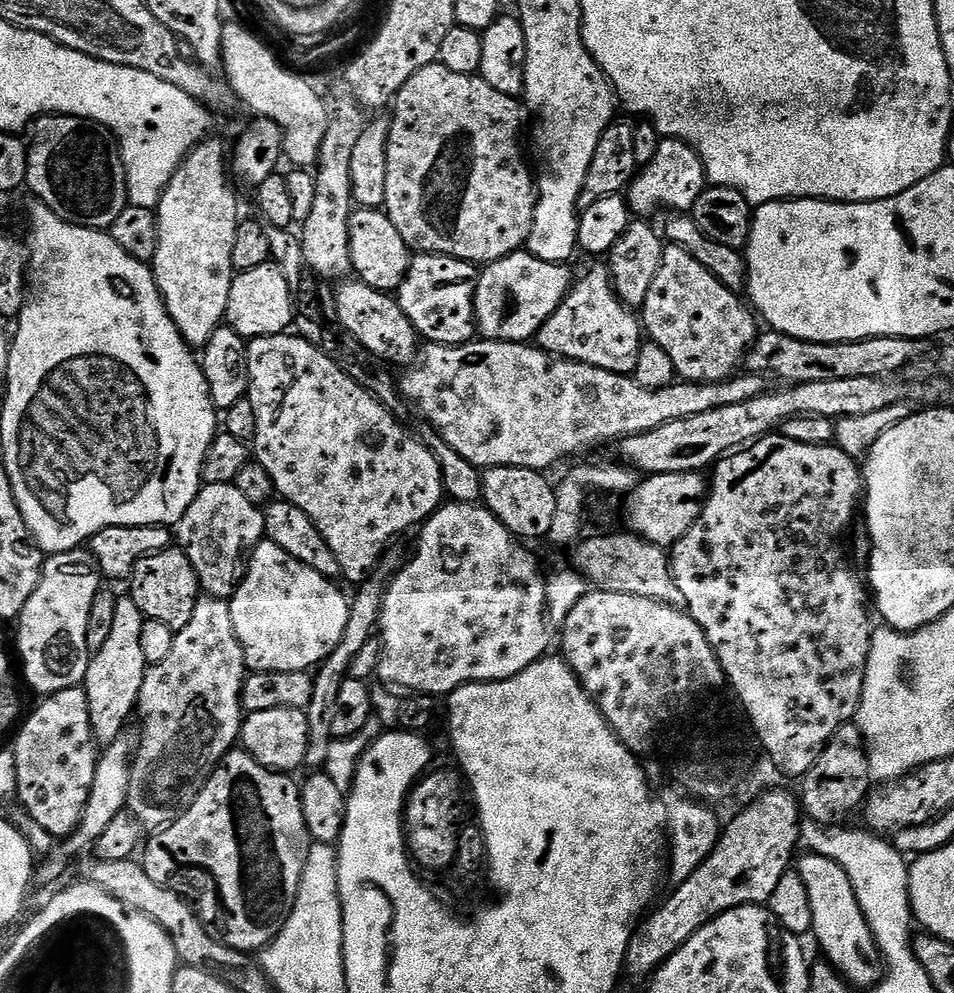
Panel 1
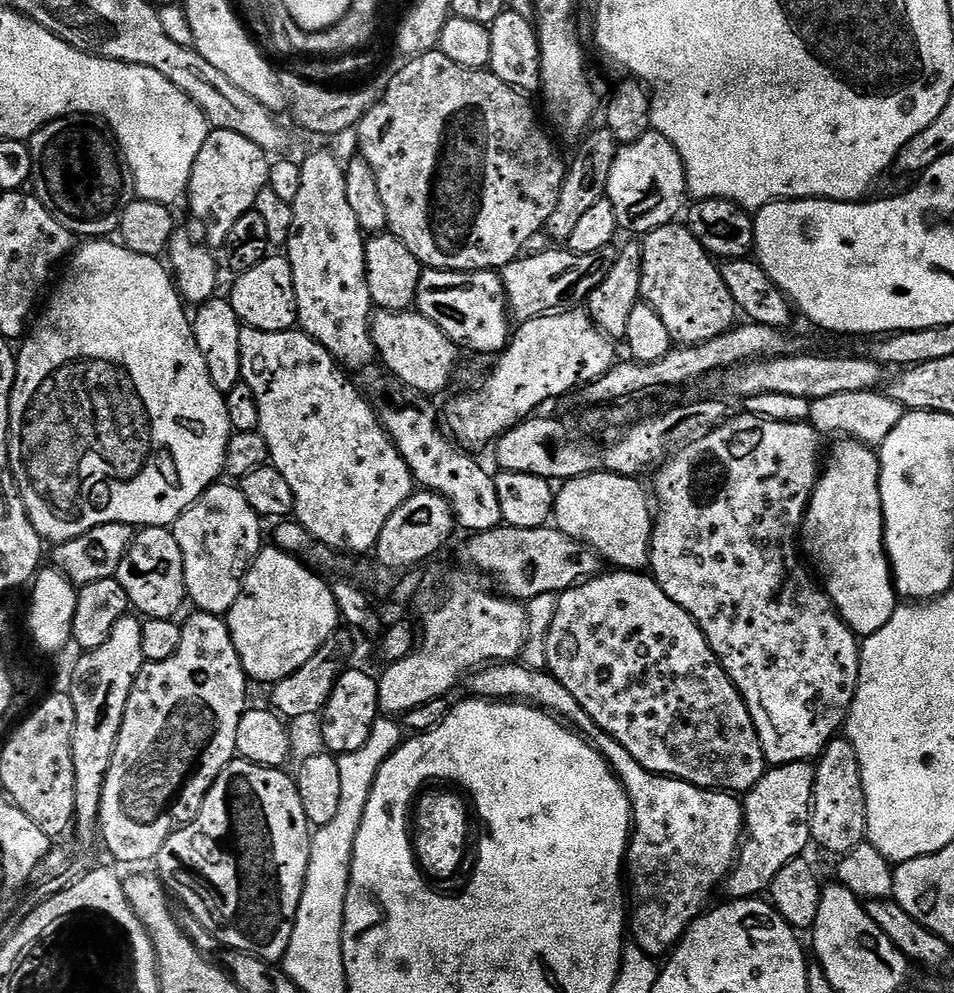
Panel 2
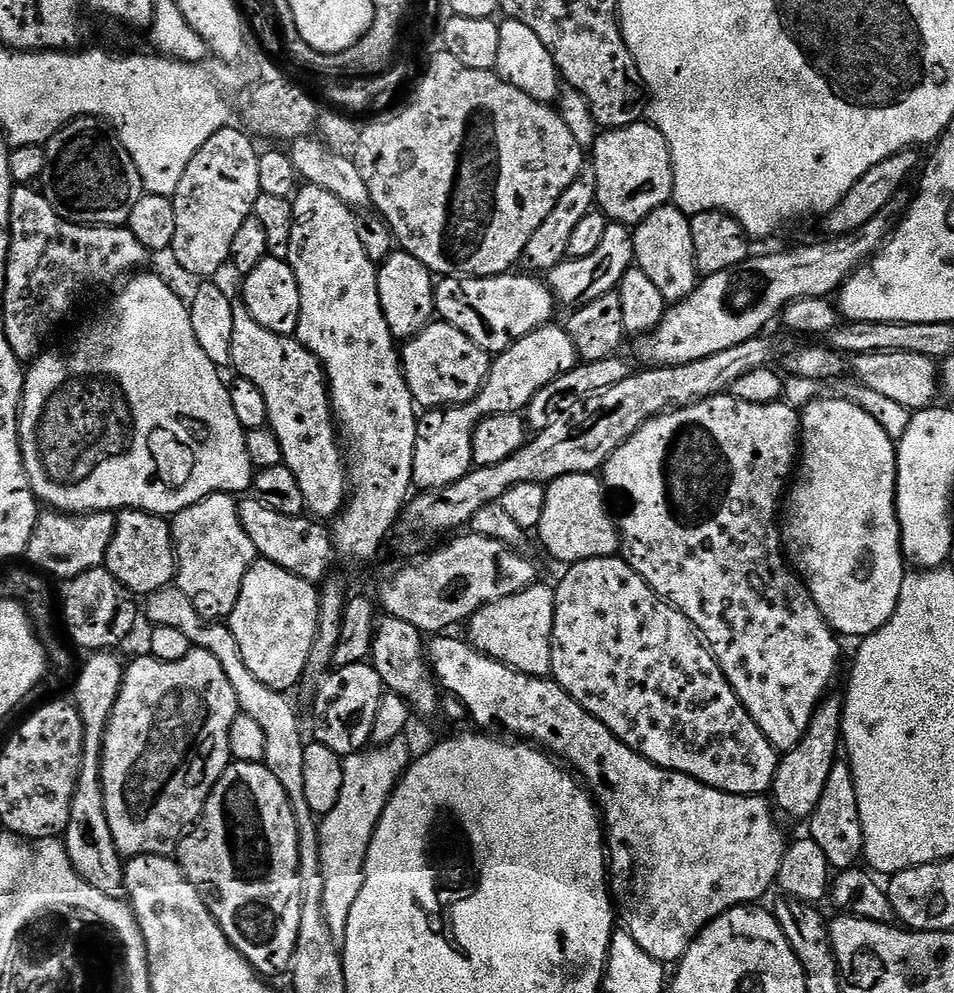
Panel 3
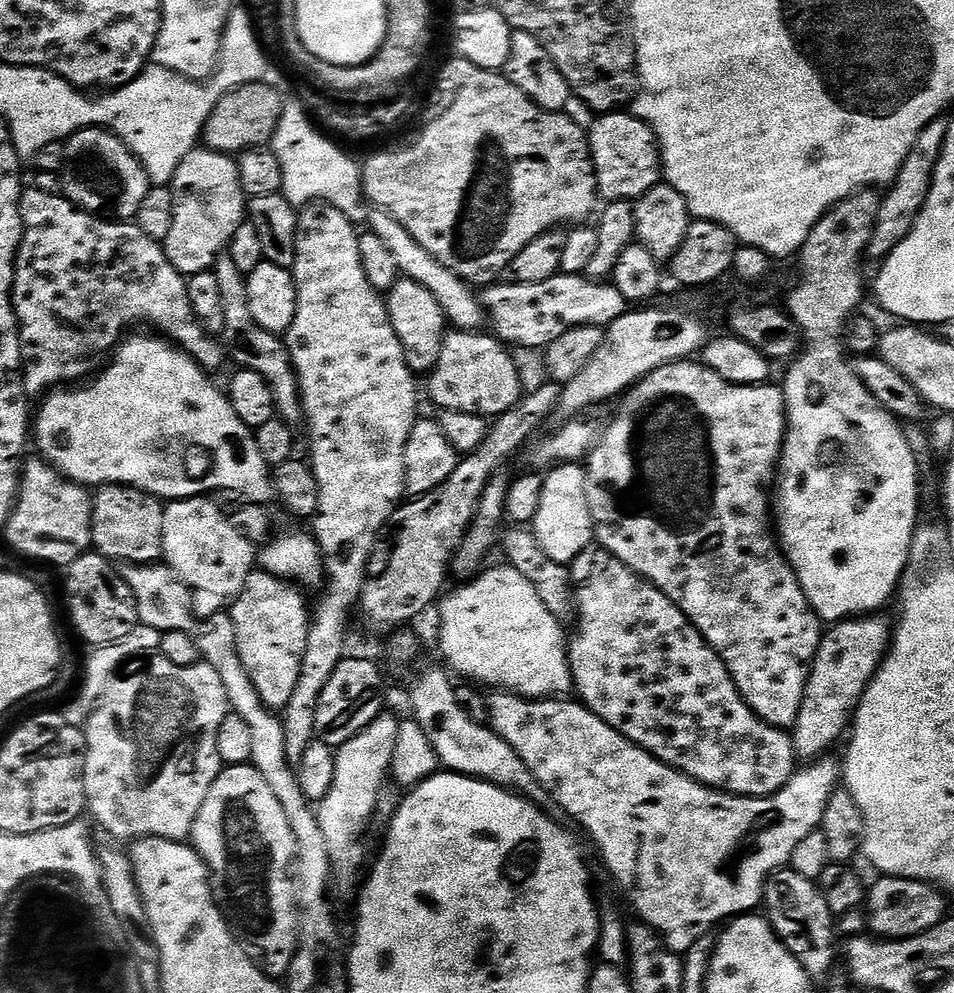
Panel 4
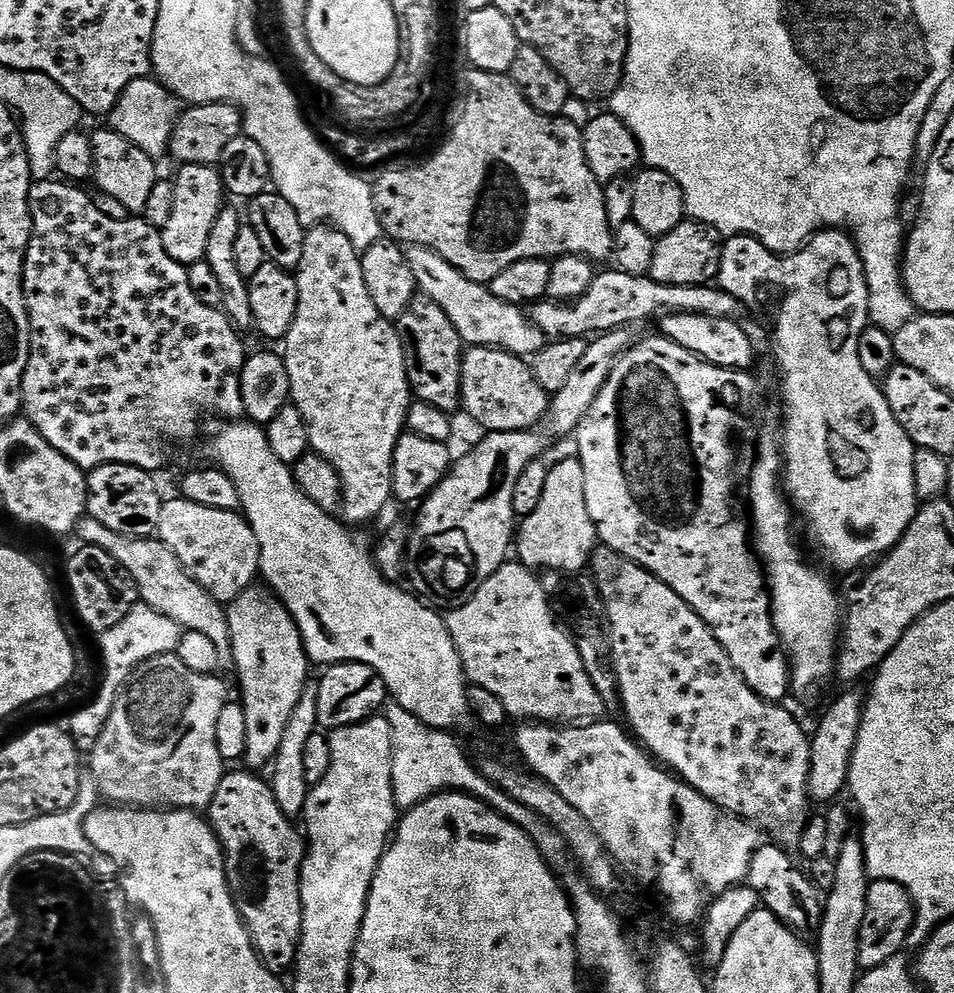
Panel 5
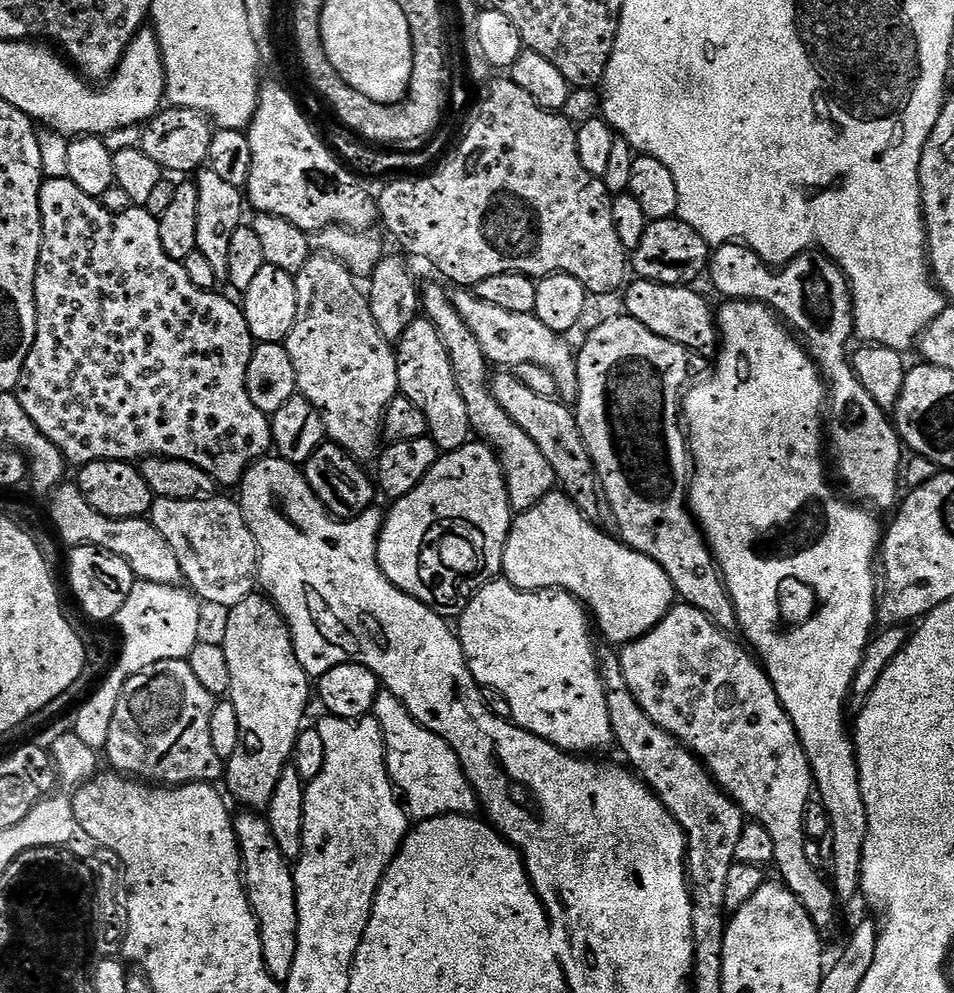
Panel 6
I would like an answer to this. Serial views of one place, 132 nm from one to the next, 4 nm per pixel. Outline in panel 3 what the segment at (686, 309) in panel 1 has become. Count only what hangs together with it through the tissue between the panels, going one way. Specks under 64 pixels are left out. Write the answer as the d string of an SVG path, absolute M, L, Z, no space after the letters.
M675 203L664 204L654 214L635 225L632 233L635 267L642 270L642 274L650 277L650 282L658 286L665 302L684 300L697 286L698 273L694 258L694 234L692 221Z

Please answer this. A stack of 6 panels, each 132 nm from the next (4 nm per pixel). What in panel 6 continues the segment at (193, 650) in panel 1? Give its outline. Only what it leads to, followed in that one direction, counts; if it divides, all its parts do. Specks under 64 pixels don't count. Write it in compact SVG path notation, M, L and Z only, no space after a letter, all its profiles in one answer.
M171 660L170 662L154 662L154 666L146 666L146 670L142 670L142 674L134 674L134 678L130 678L130 682L126 682L126 686L122 690L122 694L118 698L118 710L116 711L116 720L110 722L110 734L108 735L108 747L106 755L115 771L129 777L135 778L140 782L151 782L156 786L179 786L182 784L212 784L216 779L223 777L226 772L225 761L218 758L218 754L214 750L214 746L210 742L210 714L214 698L205 690L198 682L194 670L190 670L187 660Z

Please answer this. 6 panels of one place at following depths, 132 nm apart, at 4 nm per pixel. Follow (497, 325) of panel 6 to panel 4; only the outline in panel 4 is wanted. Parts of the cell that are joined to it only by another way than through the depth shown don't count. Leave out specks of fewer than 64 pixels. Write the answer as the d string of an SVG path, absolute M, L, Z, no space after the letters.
M377 207L371 209L372 213L368 216L367 227L378 238L382 238L382 242L390 249L390 254L394 254L394 262L398 262L401 277L418 282L418 286L426 286L426 290L430 290L430 294L434 294L434 298L438 298L438 302L442 306L445 317L449 321L452 320L457 329L460 330L476 330L481 327L480 323L485 323L486 313L483 303L467 288L469 285L465 283L461 277L457 276L446 266L442 266L442 262L434 259L429 252L422 250L422 246L418 246L418 242L414 242L414 238L410 238L410 234L406 230L406 226L402 226L402 222L398 222L390 214L386 214Z

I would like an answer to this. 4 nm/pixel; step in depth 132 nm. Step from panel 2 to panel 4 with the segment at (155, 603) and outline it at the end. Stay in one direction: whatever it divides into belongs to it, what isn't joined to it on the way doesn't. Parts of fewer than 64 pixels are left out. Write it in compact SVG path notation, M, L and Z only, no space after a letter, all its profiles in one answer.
M105 484L95 489L92 498L92 548L113 562L124 564L154 564L163 557L162 518L165 505L160 497L152 496L129 484Z

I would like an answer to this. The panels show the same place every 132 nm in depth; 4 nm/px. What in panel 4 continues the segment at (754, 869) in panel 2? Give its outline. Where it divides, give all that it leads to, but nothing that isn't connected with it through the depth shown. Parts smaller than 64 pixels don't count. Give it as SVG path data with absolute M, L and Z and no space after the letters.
M869 614L866 616L853 616L851 620L837 620L832 628L823 633L820 645L816 651L816 657L812 660L812 668L808 672L806 690L802 698L802 706L798 706L798 718L790 729L792 745L797 757L801 761L811 762L826 753L840 740L840 735L847 733L850 721L856 715L856 707L859 706L864 696L868 683L874 678L874 674L880 668L880 663L888 655L889 647L894 635L893 625L888 624L884 614Z

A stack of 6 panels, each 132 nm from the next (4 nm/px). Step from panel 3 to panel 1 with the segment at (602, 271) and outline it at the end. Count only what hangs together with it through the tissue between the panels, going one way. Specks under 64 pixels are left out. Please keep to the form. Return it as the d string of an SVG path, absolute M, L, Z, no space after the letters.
M527 250L512 252L506 258L487 265L476 277L474 314L477 333L486 340L505 340L515 344L531 341L568 296L568 291L574 283L574 275L572 276L568 267L567 263L542 262L542 258L532 255Z

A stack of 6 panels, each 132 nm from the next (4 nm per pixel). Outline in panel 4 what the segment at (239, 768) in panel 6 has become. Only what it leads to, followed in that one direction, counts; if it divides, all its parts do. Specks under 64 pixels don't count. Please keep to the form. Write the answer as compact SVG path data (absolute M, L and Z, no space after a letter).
M253 570L246 578L244 589L230 604L242 666L246 666L246 674L250 674L254 690L258 690L258 698L262 698L264 705L273 710L282 710L286 702L290 702L302 670L310 619L310 608L304 605L303 594L299 587L281 580L279 576Z

